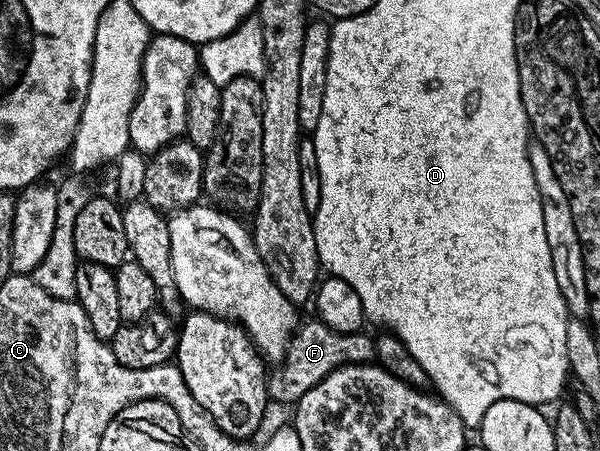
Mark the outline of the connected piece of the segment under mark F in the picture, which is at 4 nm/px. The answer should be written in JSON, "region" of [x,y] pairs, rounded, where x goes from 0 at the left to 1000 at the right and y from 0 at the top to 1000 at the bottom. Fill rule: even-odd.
{"region":[[[530,705],[518,718],[505,716],[483,749],[483,769],[477,774],[463,827],[447,843],[447,878],[452,889],[465,887],[470,896],[488,898],[520,856],[532,851],[547,829],[575,807],[615,807],[625,796],[622,743],[608,745],[608,734],[590,738],[563,738]]]}

